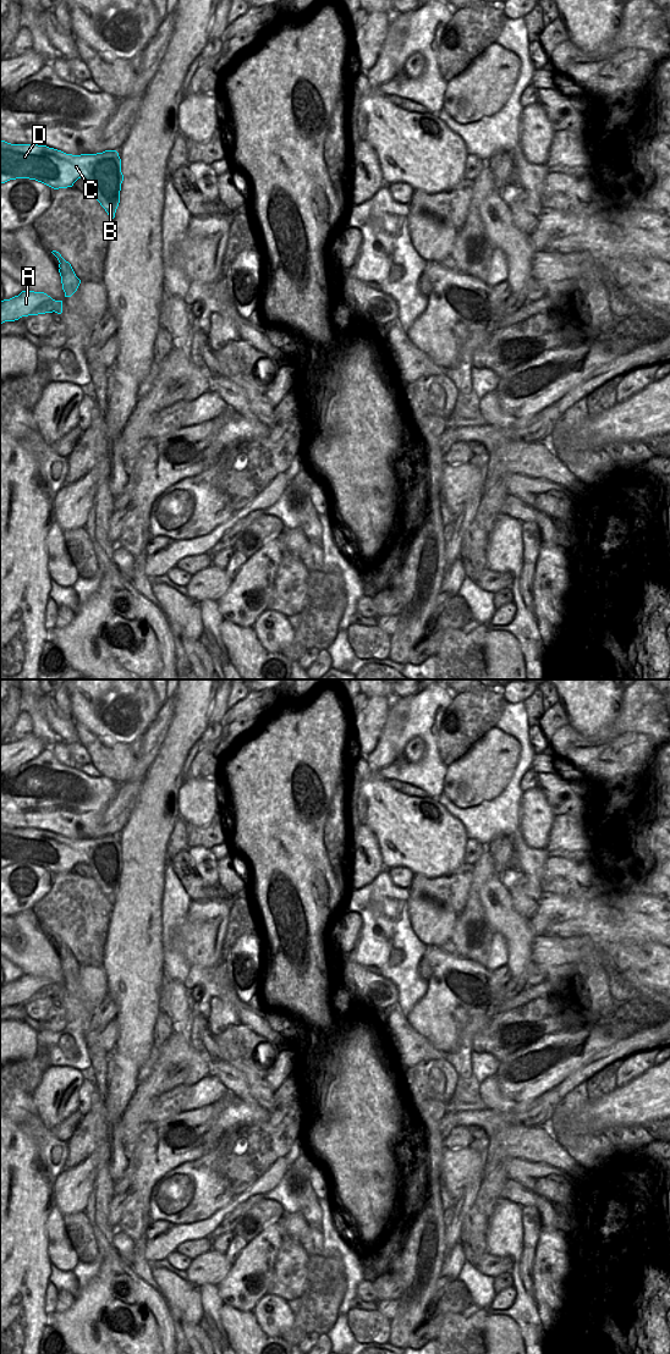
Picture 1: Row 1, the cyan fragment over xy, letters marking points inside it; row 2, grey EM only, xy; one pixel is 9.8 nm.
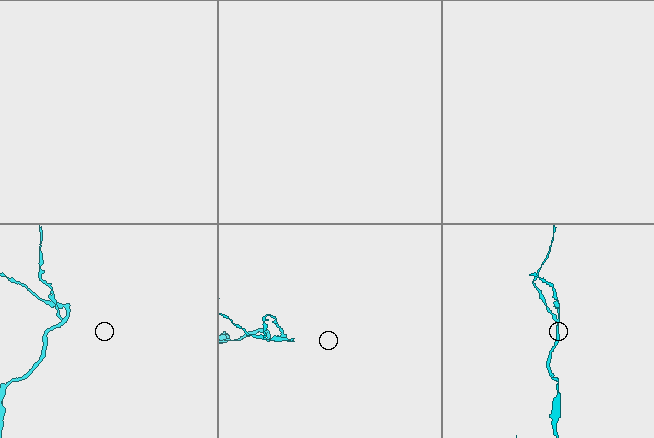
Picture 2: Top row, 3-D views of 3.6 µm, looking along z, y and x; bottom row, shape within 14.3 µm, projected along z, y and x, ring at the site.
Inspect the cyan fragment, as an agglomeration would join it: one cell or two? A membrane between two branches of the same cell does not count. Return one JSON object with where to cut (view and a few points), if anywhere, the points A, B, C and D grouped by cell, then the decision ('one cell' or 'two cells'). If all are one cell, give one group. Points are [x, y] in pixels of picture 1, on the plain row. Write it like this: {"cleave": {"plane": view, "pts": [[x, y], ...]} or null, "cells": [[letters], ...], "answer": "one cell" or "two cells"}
{"cleave": {"plane": "xy", "pts": [[120, 846], [116, 858], [93, 853], [84, 863]]}, "cells": [["A", "B"], ["C", "D"]], "answer": "two cells"}

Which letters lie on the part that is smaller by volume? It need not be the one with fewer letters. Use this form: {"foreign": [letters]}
{"foreign": ["C", "D"]}

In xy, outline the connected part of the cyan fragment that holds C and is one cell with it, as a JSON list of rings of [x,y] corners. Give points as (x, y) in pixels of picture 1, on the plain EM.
[[[0,825],[0,868],[29,863],[54,874],[72,871],[78,863],[88,863],[95,853],[119,858],[121,843],[116,835],[72,840],[38,829],[11,829]]]

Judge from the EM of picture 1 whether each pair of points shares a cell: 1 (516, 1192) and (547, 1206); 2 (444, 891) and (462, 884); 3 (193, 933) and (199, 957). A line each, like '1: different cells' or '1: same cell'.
1: same cell
2: same cell
3: same cell

